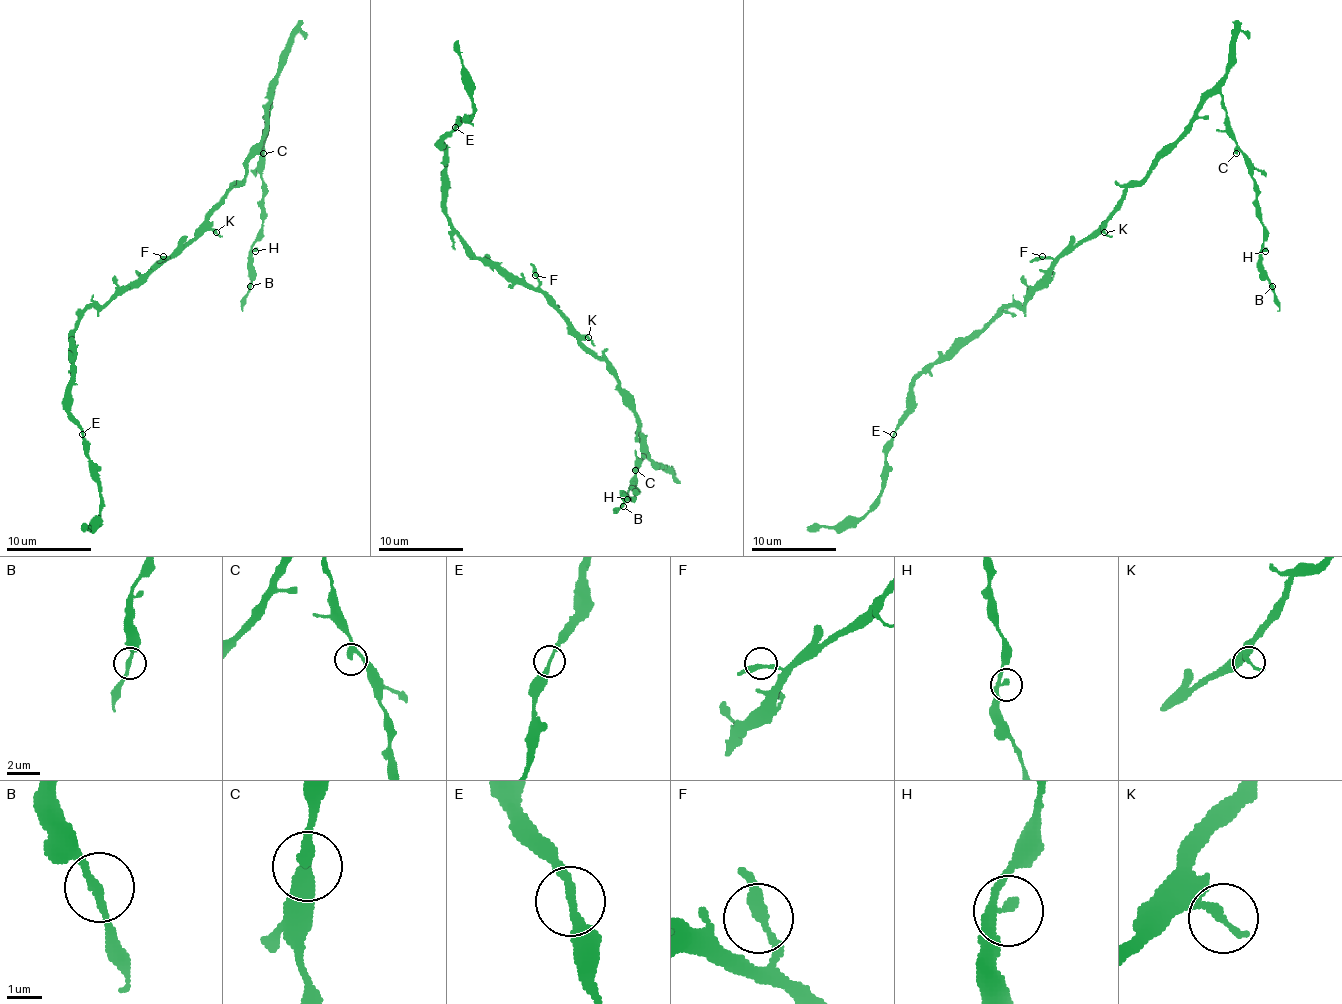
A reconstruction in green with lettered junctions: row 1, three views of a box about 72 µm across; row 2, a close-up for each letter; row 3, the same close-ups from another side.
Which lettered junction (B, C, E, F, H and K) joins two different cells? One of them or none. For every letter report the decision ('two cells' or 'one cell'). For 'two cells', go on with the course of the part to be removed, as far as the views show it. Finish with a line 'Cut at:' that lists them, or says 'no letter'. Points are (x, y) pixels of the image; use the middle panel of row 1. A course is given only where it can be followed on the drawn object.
B: one cell
C: one cell
E: one cell
F: one cell
H: one cell
K: one cell
Cut at: no letter

